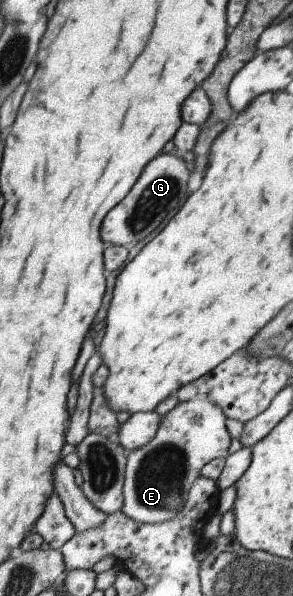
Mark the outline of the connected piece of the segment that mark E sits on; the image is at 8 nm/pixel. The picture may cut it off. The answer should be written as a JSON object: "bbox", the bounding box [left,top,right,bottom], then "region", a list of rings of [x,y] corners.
{"bbox":[120,399,230,523],"region":[[[190,399],[178,402],[159,420],[154,438],[136,450],[126,452],[125,475],[121,488],[123,503],[120,510],[139,523],[159,523],[172,518],[186,502],[190,485],[200,476],[201,468],[212,459],[227,457],[230,436],[225,427],[225,414],[212,401]]]}

